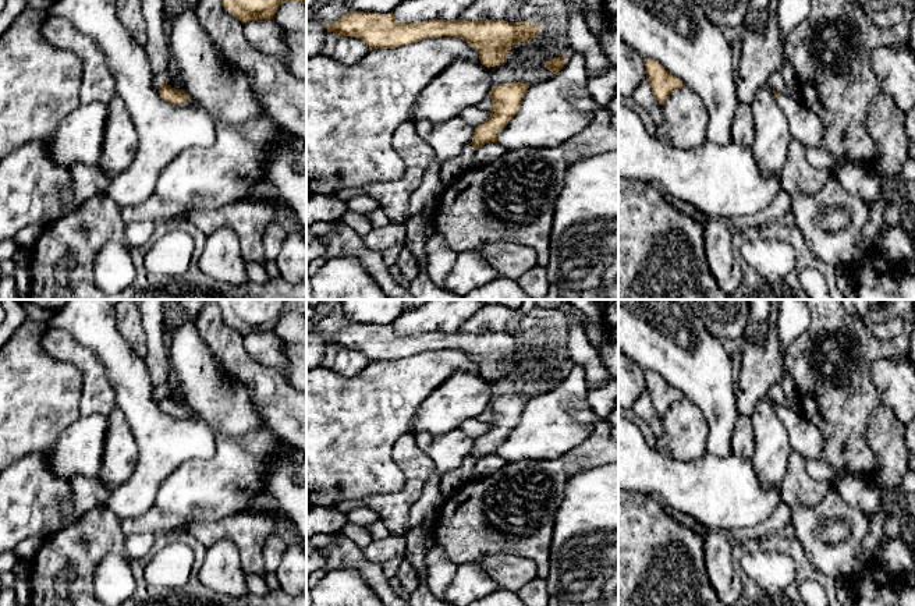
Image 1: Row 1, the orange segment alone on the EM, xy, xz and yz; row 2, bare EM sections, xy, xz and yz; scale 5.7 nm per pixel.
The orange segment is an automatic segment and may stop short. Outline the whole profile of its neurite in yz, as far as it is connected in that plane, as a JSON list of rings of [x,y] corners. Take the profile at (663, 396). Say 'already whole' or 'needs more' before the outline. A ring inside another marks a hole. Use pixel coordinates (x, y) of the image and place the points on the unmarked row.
already whole | [[[645,371],[643,376],[646,380],[646,391],[650,396],[653,408],[660,414],[660,417],[663,417],[674,403],[684,398],[682,393],[666,383],[659,373]]]

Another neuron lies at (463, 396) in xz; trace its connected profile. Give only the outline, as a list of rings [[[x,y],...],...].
[[[454,372],[443,382],[418,408],[407,433],[418,437],[419,433],[429,433],[433,439],[451,430],[471,418],[476,418],[490,407],[493,400],[490,382],[480,375],[469,372]]]

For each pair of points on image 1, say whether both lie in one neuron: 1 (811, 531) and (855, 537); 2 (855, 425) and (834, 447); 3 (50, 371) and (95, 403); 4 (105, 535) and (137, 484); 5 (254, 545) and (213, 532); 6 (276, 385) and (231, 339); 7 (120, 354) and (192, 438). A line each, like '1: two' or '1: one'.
1: one
2: one
3: two
4: two
5: one
6: one
7: one

